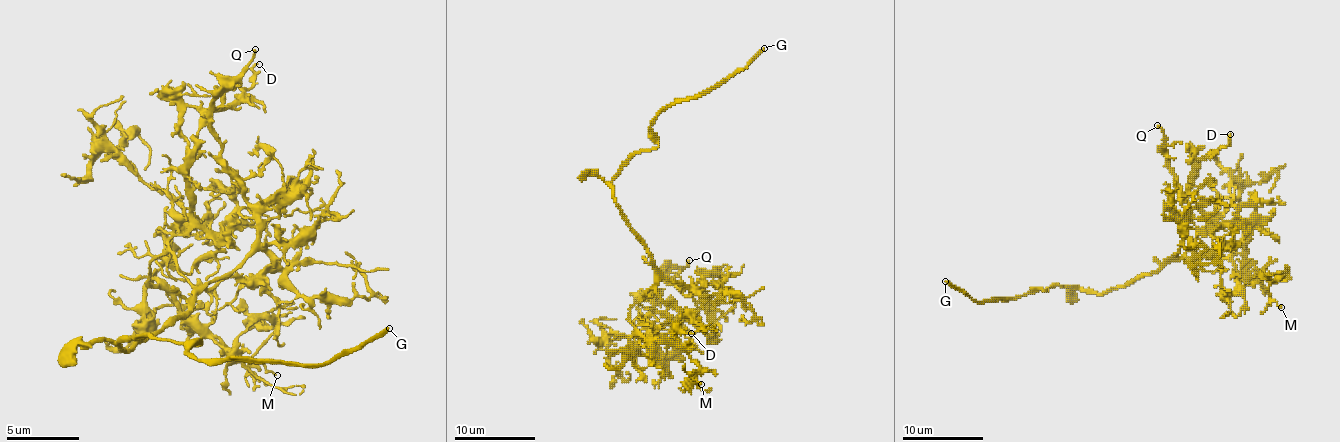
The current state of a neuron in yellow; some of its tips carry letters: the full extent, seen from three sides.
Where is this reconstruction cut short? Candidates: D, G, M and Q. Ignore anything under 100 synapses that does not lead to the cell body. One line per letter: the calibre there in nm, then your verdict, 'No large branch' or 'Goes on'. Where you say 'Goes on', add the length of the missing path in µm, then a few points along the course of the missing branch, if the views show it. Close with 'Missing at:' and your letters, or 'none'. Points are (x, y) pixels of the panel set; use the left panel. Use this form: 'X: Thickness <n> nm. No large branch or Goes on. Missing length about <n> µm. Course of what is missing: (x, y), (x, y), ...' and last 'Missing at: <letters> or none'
D: Thickness 170 nm. No large branch
G: Thickness 220 nm. Goes on. Missing length about 30 µm
M: Thickness 140 nm. No large branch
Q: Thickness 150 nm. No large branch
Missing at: G

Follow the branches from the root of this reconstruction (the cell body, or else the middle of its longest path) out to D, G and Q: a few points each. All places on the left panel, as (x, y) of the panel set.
D: (146, 339), (179, 317), (194, 296), (168, 245), (190, 223), (190, 140), (255, 82), (259, 64)
G: (146, 339), (128, 350), (117, 343), (157, 336), (201, 343), (186, 354), (208, 361), (328, 365), (389, 328)
Q: (146, 339), (251, 249), (255, 209), (212, 129), (212, 104), (255, 49)

